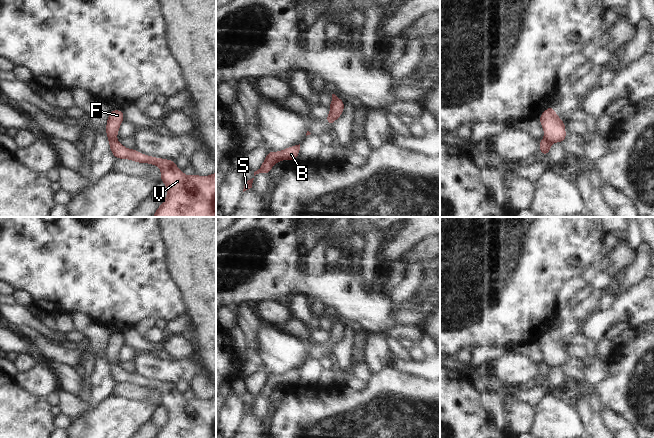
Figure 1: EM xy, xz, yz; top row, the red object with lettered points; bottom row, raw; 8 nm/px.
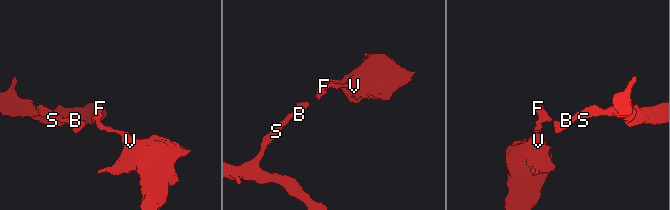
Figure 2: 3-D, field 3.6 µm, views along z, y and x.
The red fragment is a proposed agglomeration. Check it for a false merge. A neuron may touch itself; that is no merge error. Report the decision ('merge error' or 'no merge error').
merge error

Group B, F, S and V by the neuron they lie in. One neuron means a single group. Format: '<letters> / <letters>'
B F S / V

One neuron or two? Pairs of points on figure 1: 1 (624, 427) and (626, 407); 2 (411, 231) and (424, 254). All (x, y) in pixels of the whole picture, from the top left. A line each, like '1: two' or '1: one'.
1: two
2: two

